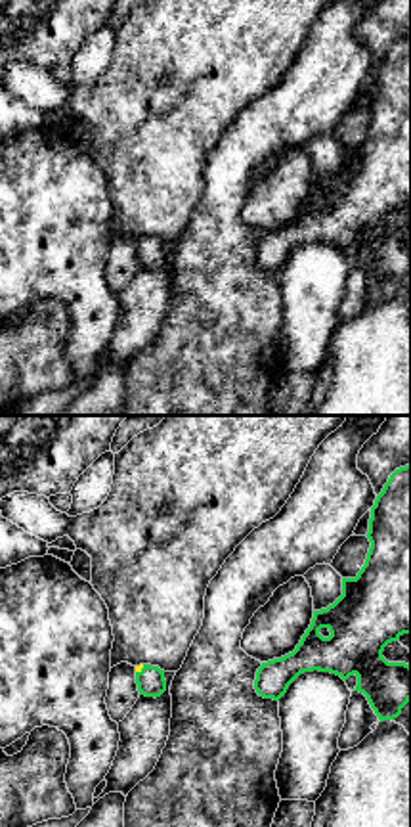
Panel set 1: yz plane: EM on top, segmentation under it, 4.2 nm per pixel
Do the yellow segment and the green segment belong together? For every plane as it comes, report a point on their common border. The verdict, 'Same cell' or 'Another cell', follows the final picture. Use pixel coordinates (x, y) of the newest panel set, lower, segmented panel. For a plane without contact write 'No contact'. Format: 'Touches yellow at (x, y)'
Touches yellow at (140, 669)

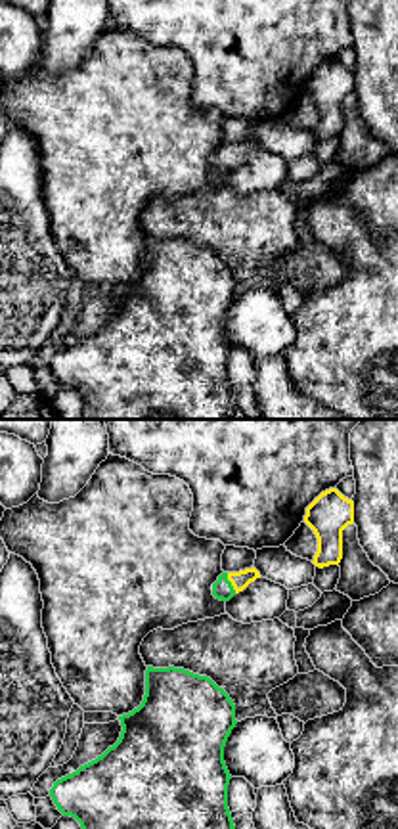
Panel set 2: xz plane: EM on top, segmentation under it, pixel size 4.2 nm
Touches yellow at (230, 581)

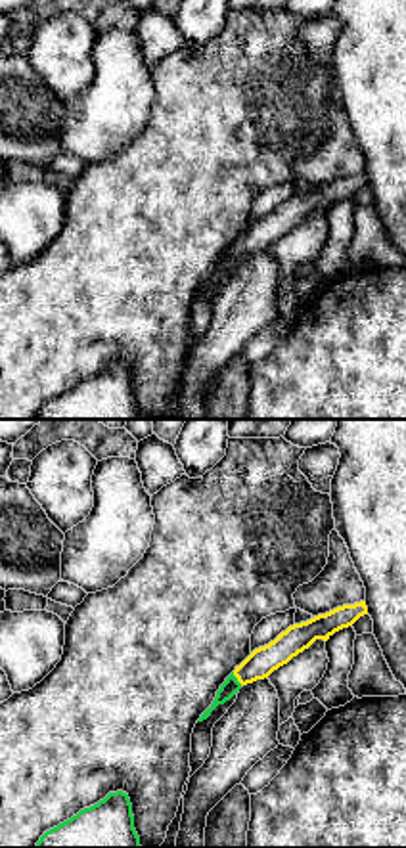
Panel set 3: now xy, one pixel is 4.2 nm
Touches yellow at (236, 676)

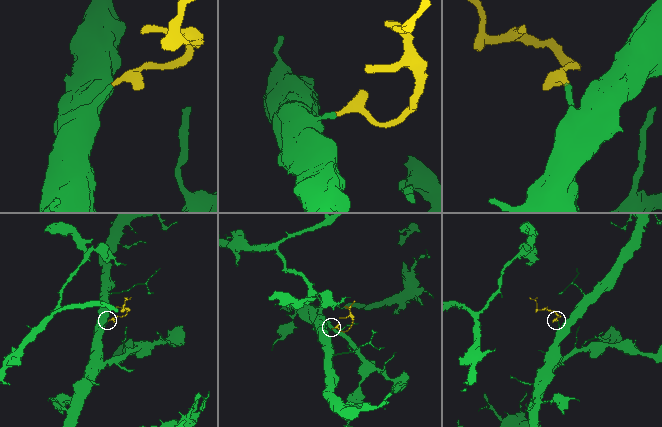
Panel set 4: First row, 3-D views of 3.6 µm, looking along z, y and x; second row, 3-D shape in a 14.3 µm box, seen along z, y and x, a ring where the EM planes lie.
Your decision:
Same cell

